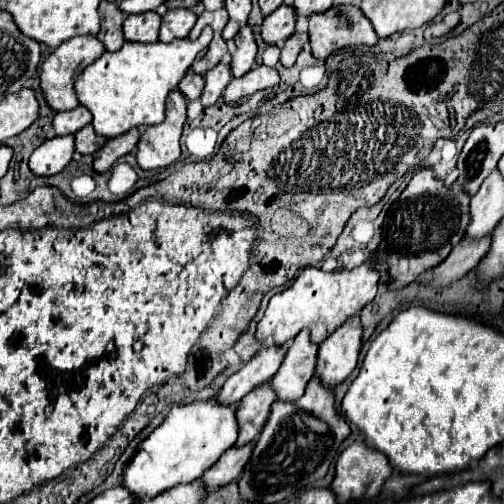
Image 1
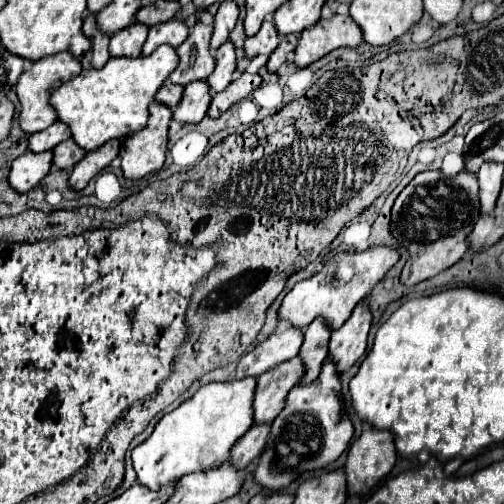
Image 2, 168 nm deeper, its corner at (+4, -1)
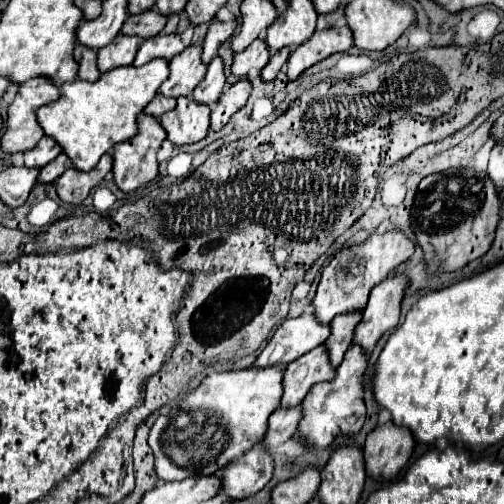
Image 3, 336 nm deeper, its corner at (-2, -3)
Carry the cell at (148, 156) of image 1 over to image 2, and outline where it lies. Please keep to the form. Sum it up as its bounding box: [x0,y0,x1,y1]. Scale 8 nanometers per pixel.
[118,101,172,179]

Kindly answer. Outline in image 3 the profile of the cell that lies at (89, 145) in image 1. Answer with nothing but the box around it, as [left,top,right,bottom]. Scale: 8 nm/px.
[38,153,72,183]

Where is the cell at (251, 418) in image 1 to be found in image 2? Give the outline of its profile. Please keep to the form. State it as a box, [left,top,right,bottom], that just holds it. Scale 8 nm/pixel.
[254,357,306,423]

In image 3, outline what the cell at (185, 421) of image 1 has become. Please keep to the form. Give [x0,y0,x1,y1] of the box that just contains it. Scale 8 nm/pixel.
[148,367,282,481]

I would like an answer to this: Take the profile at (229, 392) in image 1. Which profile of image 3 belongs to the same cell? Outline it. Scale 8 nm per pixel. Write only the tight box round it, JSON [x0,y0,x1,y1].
[254,311,330,367]

